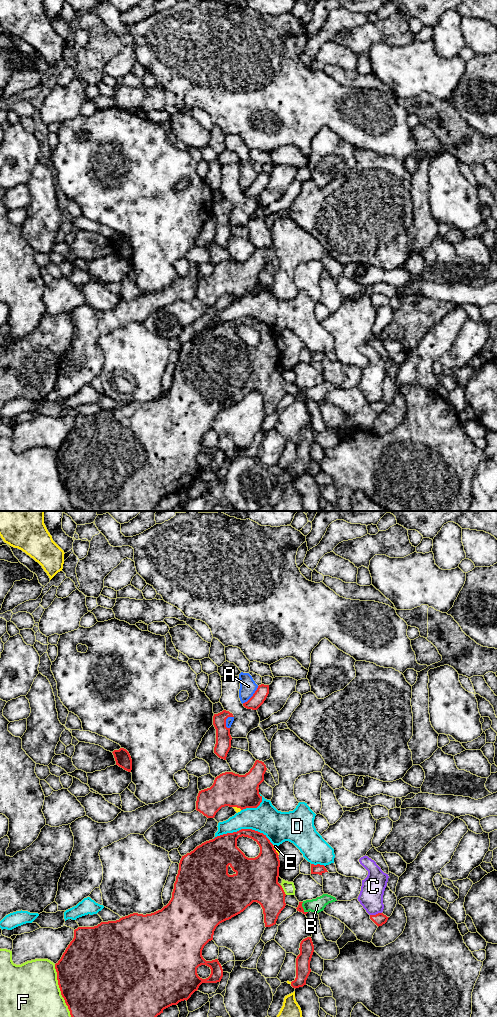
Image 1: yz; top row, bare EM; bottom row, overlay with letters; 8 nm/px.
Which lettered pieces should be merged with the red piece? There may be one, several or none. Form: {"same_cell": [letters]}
{"same_cell": ["A"]}

